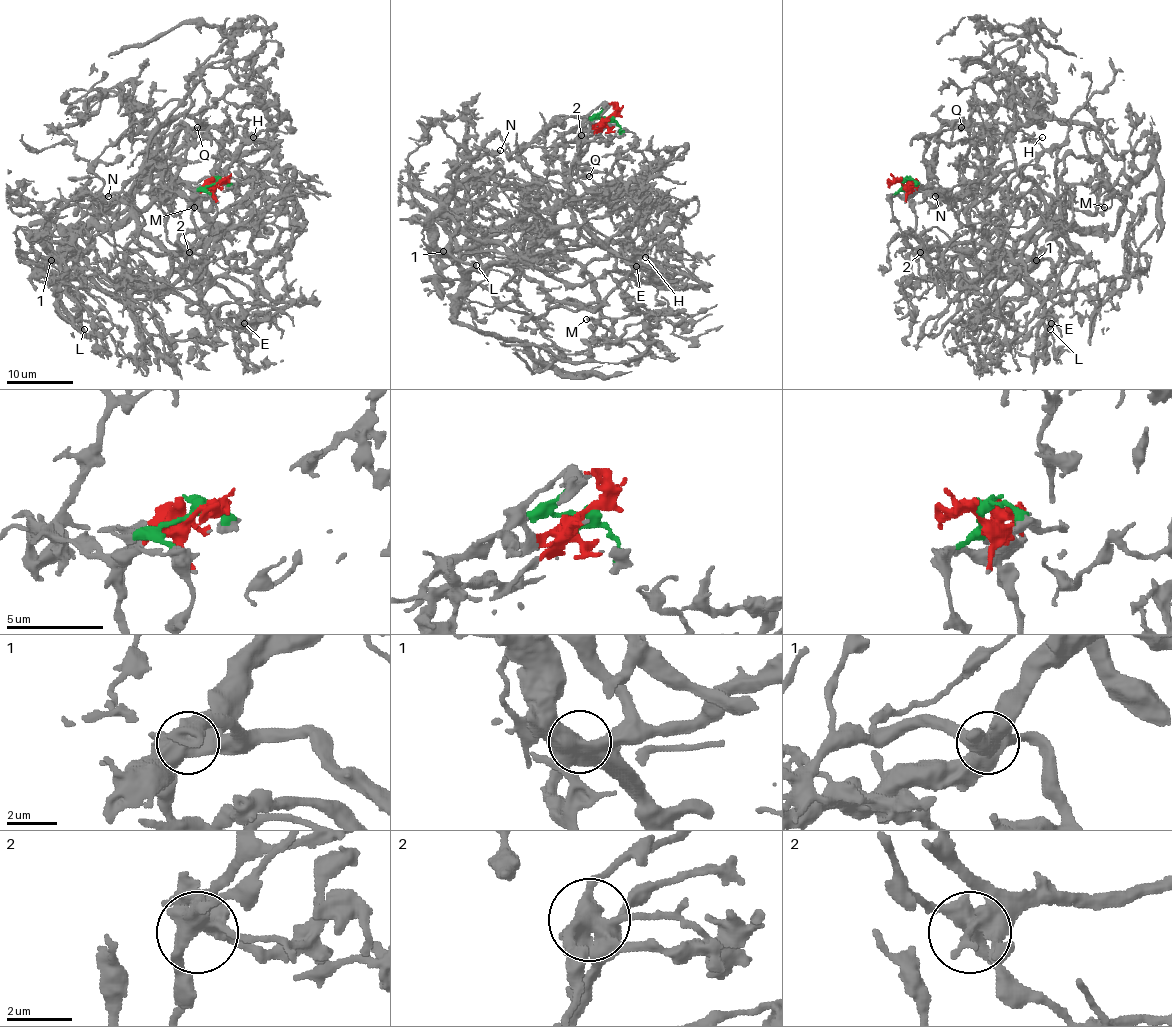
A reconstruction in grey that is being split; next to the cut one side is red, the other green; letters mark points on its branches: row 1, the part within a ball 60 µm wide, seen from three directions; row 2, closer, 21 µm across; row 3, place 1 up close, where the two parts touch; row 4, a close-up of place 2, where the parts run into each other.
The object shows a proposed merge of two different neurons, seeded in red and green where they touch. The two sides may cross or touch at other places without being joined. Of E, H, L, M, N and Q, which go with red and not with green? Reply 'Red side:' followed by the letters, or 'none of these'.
Red side: E, H, L, N, Q

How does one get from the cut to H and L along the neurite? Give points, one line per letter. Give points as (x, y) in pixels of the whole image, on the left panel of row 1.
H: (217, 182), (179, 252), (142, 227), (162, 196), (207, 209), (244, 145), (272, 147), (254, 137)
L: (217, 182), (194, 197), (197, 234), (179, 252), (117, 221), (43, 267), (83, 329)

